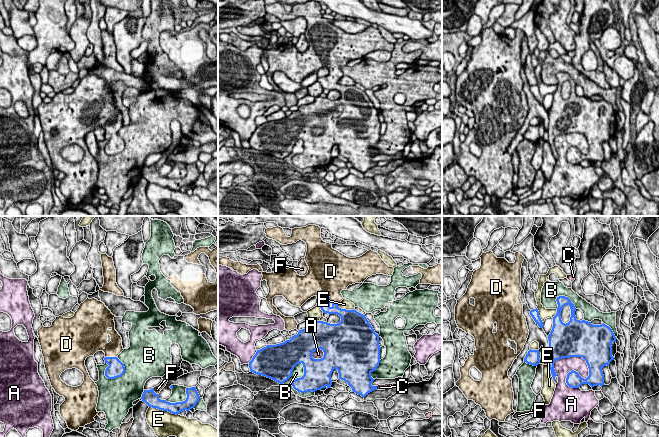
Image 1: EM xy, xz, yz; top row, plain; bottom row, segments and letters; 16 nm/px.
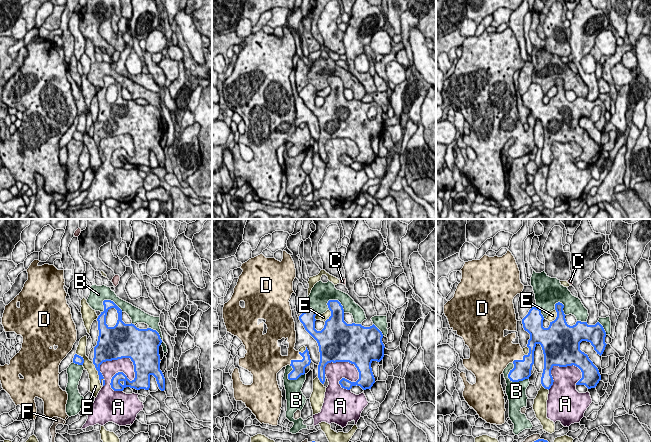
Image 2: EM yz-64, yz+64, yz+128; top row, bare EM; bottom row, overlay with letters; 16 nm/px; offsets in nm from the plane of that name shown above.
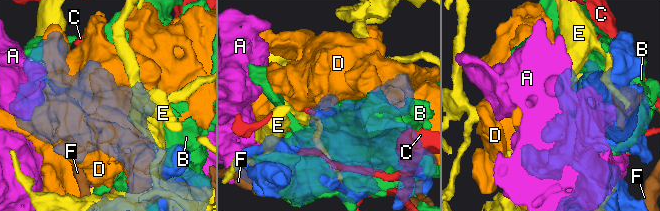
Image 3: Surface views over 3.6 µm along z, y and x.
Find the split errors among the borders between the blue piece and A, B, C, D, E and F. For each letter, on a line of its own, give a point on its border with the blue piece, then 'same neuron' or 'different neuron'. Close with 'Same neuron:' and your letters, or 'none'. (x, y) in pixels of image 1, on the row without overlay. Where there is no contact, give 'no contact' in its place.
A: yz (576, 132) | different neuron
B: xz (292, 158) | different neuron
C: xz (376, 164) | different neuron
D: xz (332, 79) | same neuron
E: xy (164, 186) | different neuron
F: xy (154, 168) | different neuron
Same neuron: D

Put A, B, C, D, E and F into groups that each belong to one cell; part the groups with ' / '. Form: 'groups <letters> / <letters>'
groups A / B / C / D / E / F

